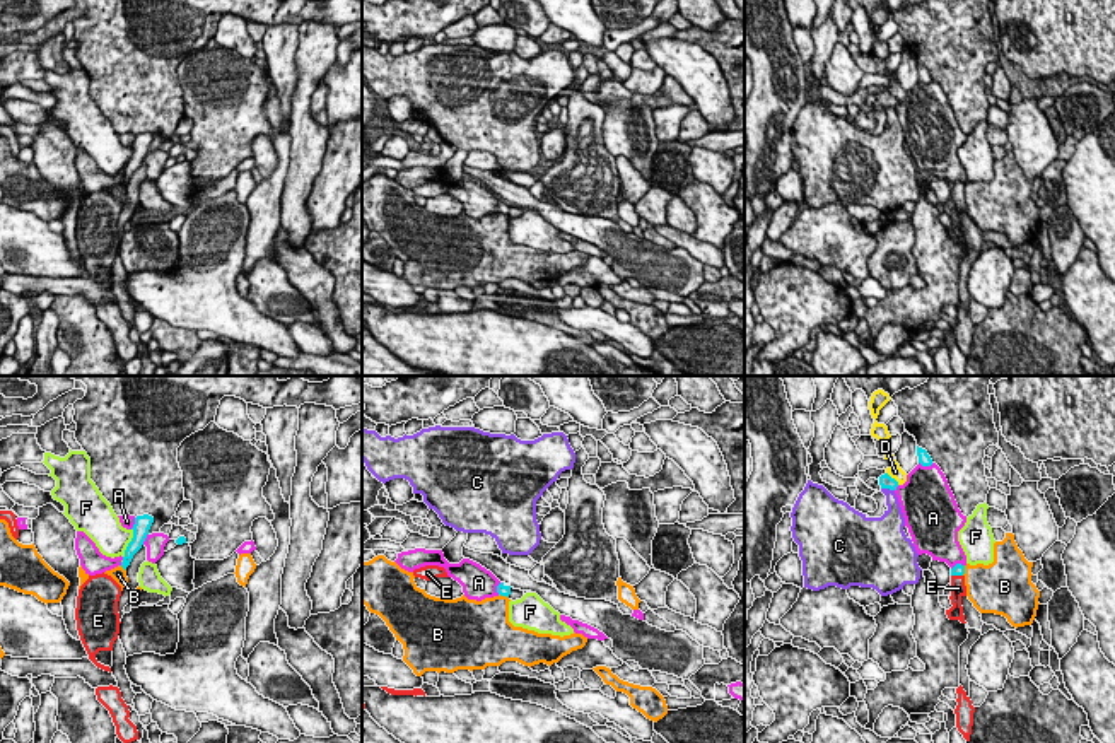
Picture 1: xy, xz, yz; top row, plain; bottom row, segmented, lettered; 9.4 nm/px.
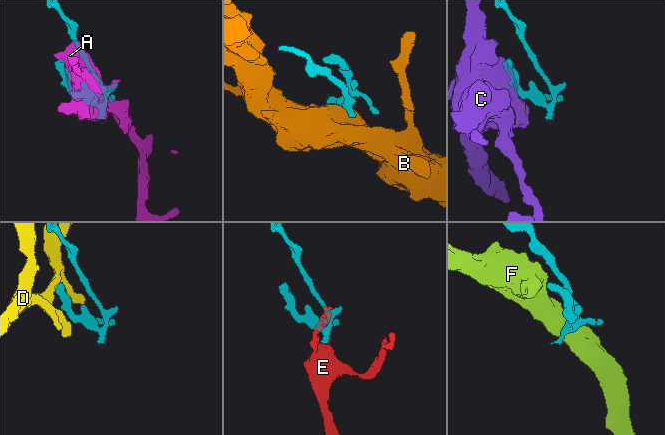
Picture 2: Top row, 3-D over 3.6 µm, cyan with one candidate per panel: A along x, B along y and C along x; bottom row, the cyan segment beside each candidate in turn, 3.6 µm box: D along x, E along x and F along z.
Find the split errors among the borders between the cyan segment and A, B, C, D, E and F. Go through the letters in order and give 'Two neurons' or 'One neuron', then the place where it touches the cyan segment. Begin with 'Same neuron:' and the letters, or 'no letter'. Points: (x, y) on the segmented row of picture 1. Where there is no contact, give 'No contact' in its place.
Same neuron: E
A: Two neurons. Touches cyan at yz (926, 465)
B: Two neurons. Touches cyan at xy (123, 567)
C: Two neurons. Touches cyan at yz (888, 487)
D: Two neurons. Touches cyan at yz (893, 479)
E: One neuron. Touches cyan at yz (957, 574)
F: Two neurons. Touches cyan at xy (128, 544)

